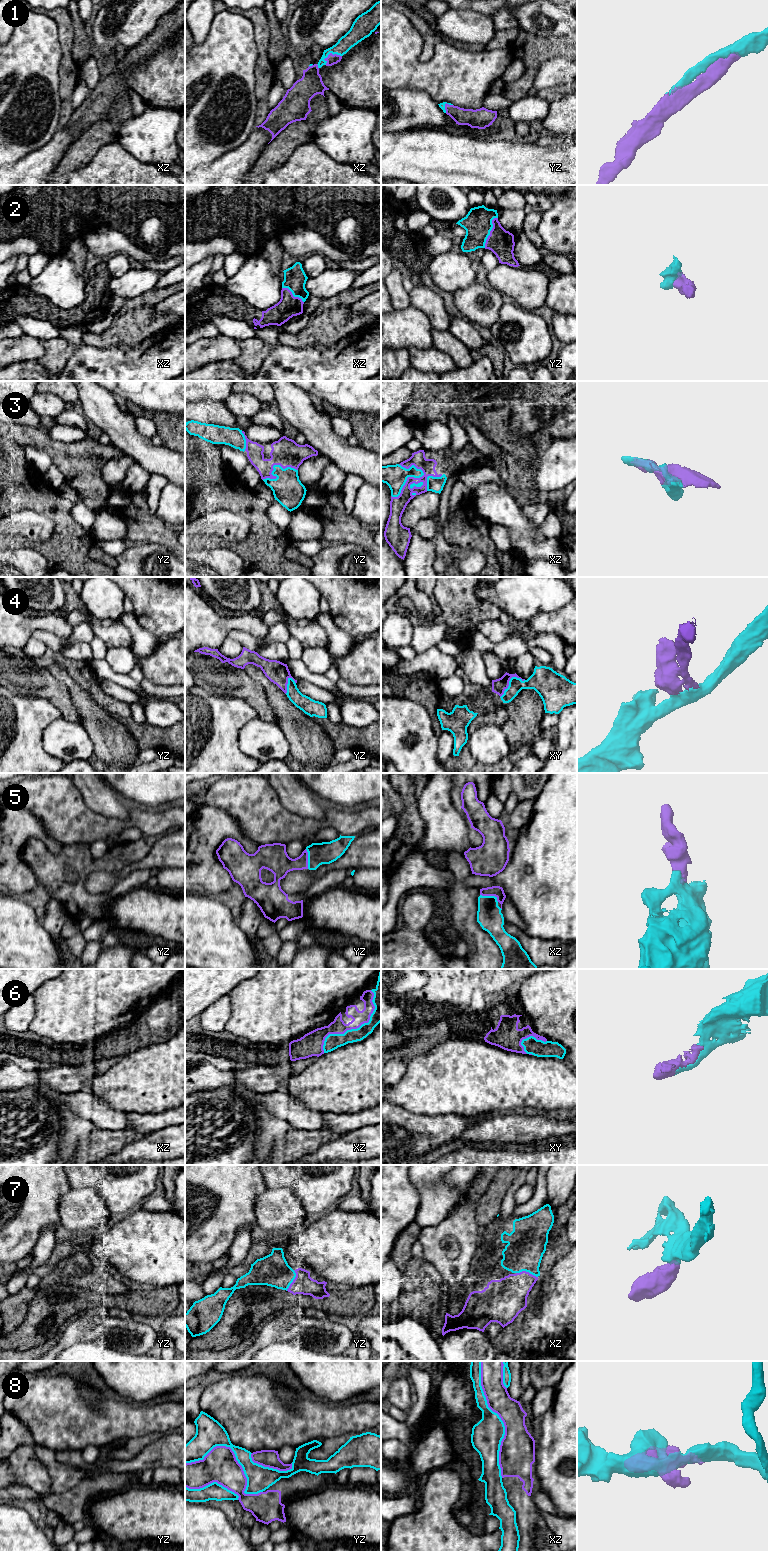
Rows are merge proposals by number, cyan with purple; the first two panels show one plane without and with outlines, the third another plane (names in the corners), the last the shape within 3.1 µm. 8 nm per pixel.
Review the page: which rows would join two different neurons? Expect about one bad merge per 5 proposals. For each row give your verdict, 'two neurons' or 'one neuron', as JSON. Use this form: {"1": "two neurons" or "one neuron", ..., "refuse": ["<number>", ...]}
{"1": "one neuron", "2": "one neuron", "3": "one neuron", "4": "one neuron", "5": "one neuron", "6": "one neuron", "7": "one neuron", "8": "two neurons", "refuse": ["8"]}

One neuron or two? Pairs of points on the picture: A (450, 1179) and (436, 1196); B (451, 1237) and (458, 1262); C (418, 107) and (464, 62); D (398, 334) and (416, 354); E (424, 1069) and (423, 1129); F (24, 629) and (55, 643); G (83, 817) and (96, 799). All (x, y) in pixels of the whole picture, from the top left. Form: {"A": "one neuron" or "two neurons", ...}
{"A": "two neurons", "B": "one neuron", "C": "two neurons", "D": "two neurons", "E": "two neurons", "F": "two neurons", "G": "two neurons"}

